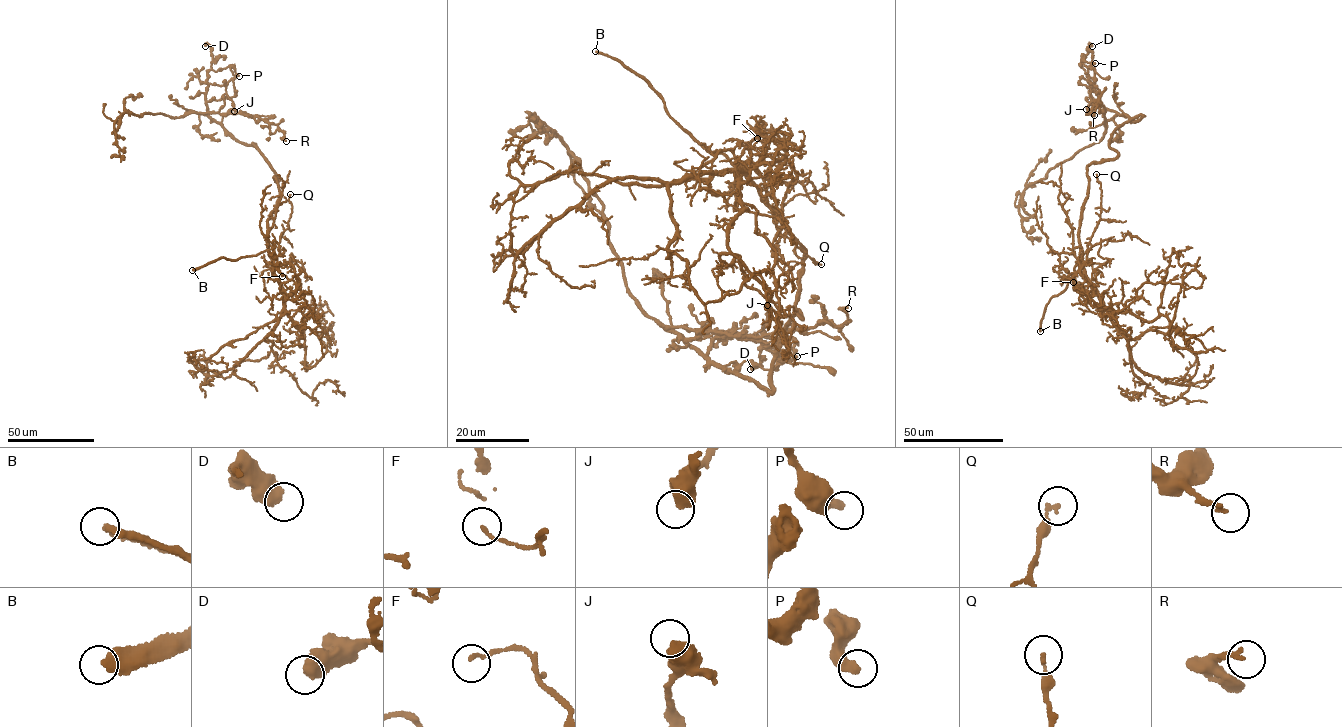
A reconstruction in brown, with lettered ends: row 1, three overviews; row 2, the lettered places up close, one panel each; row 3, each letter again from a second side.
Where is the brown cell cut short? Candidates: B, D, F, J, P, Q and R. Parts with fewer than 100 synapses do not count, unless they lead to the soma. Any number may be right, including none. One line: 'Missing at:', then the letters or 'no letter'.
Missing at: B

